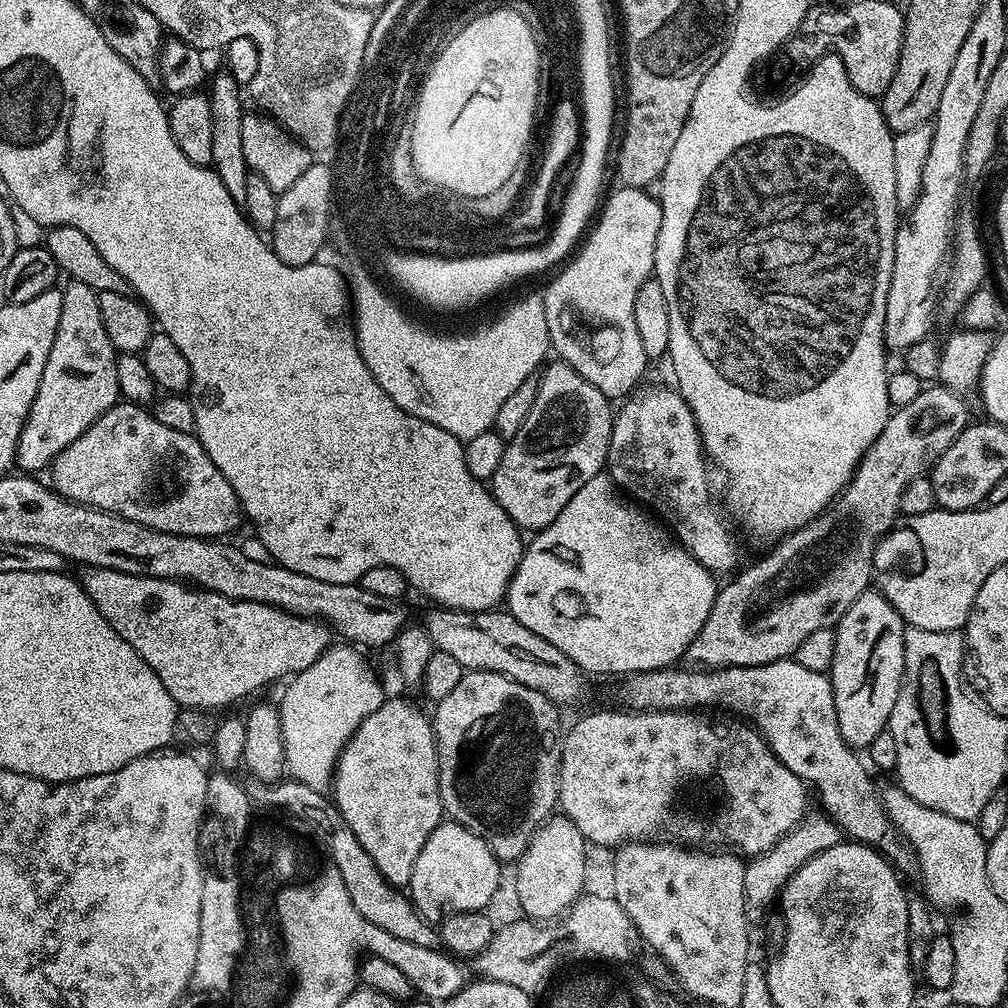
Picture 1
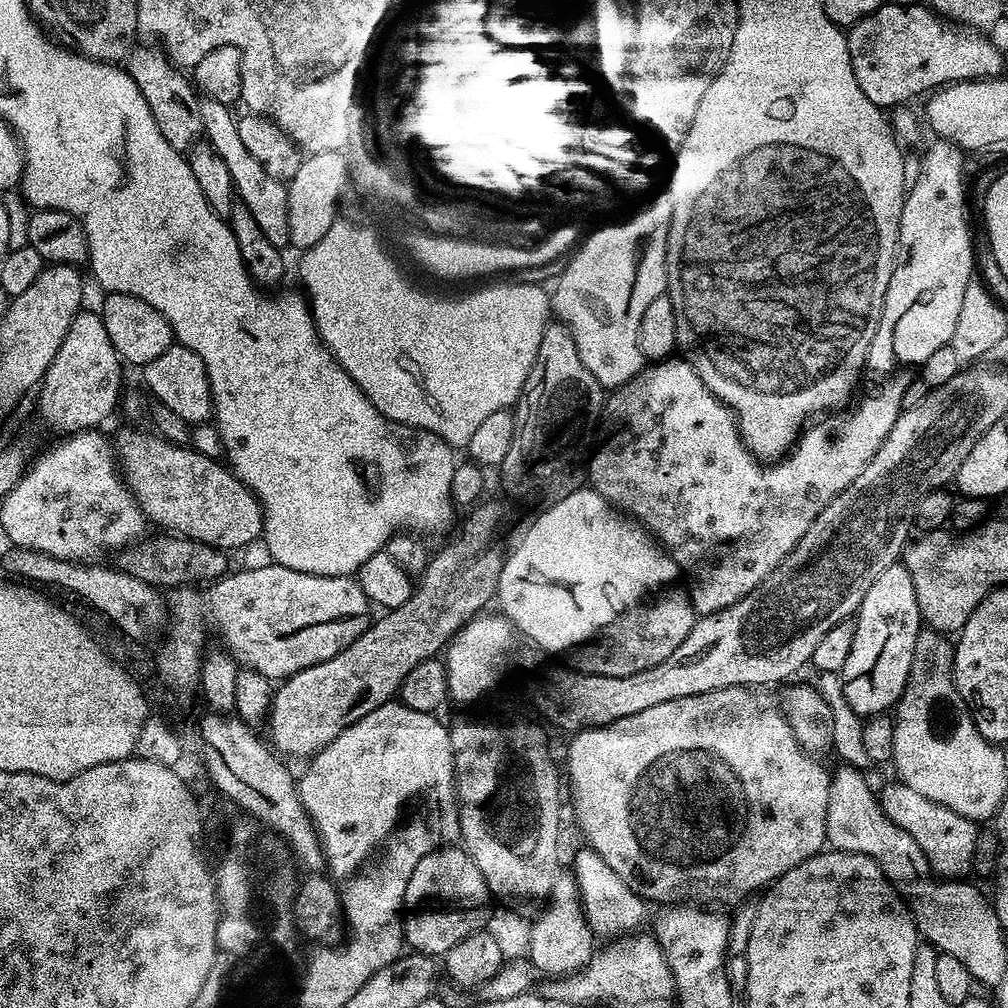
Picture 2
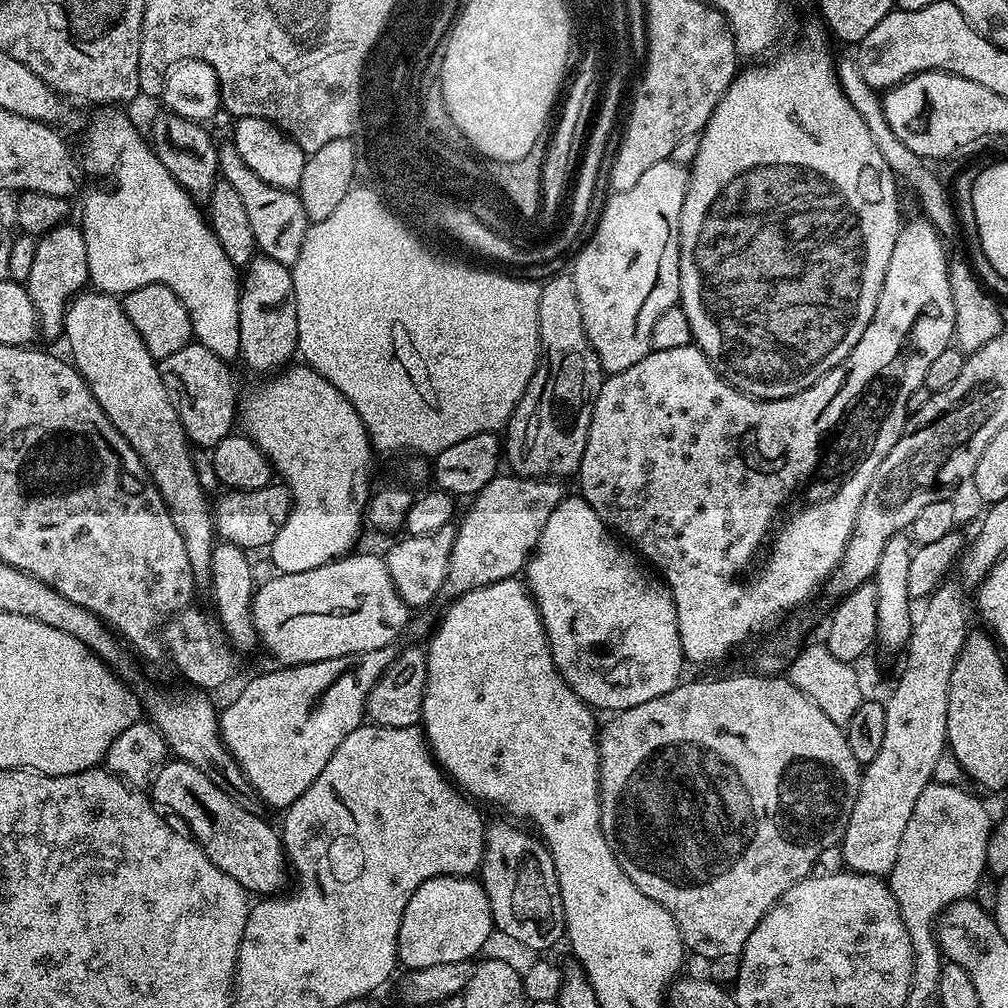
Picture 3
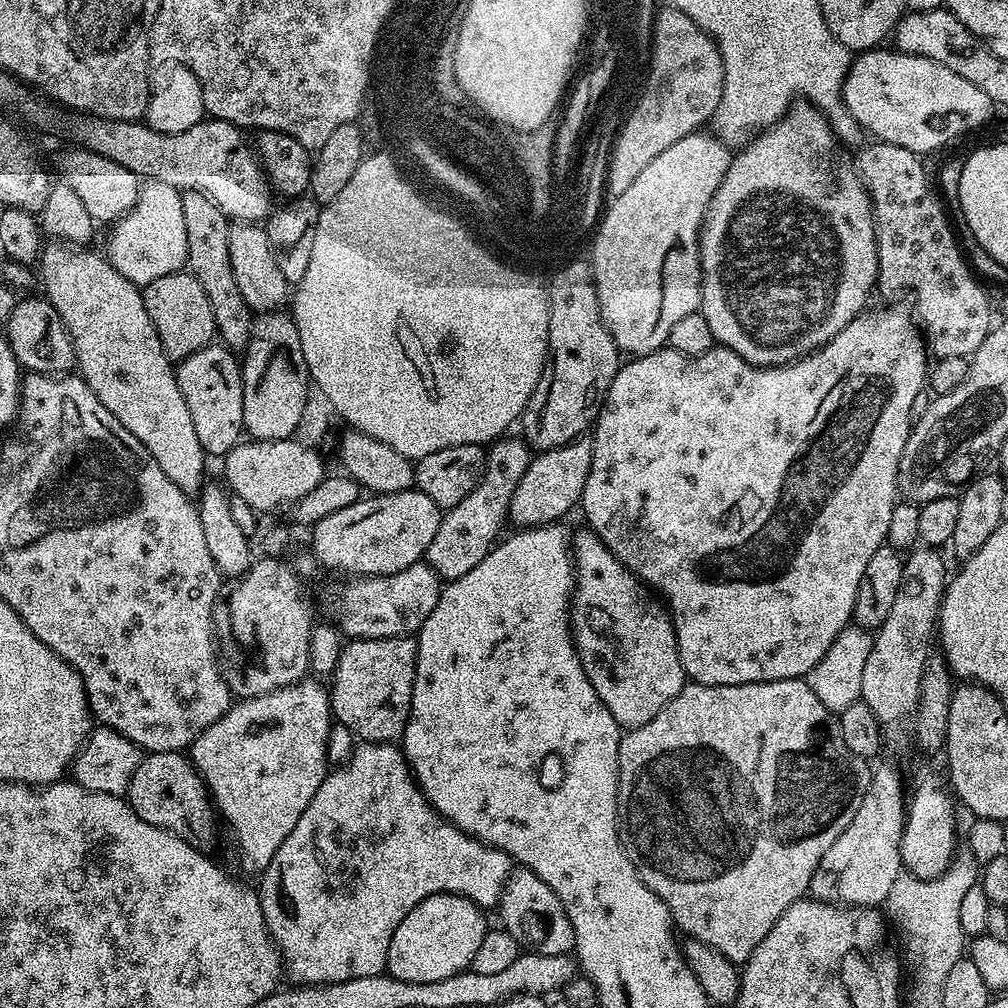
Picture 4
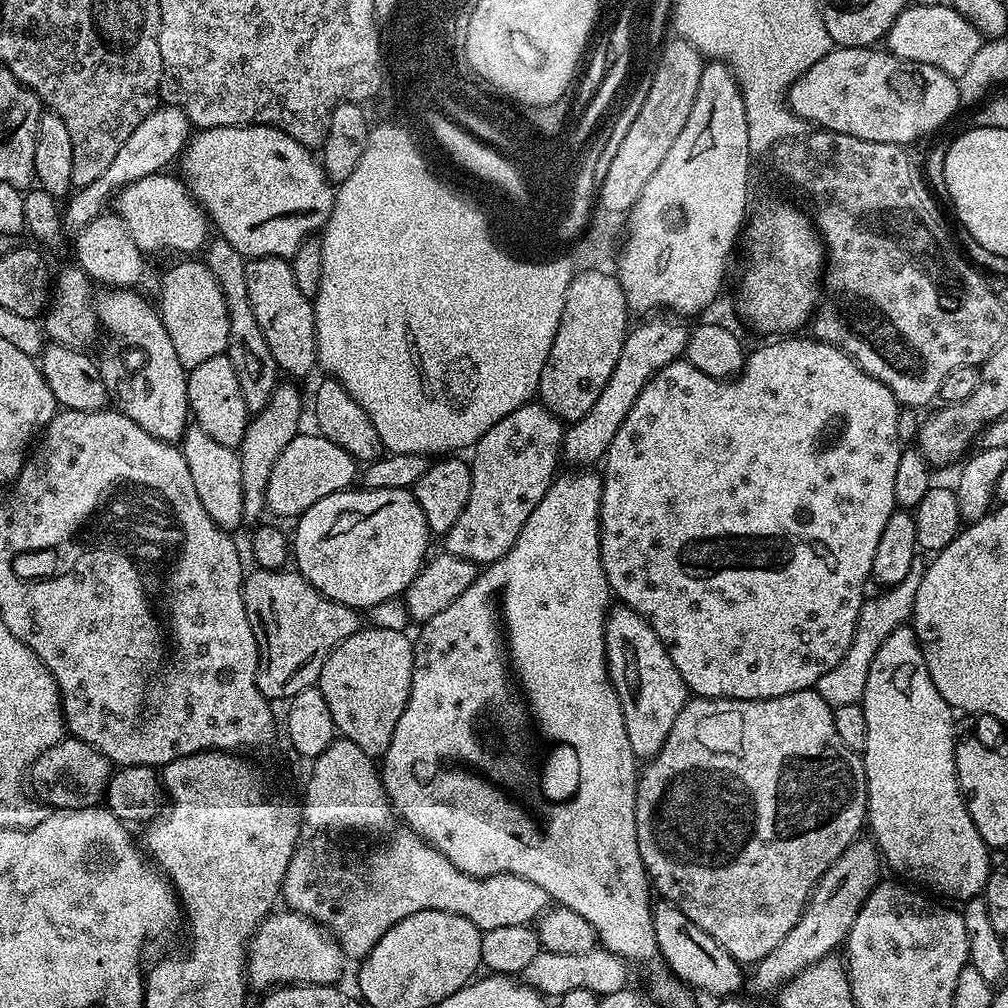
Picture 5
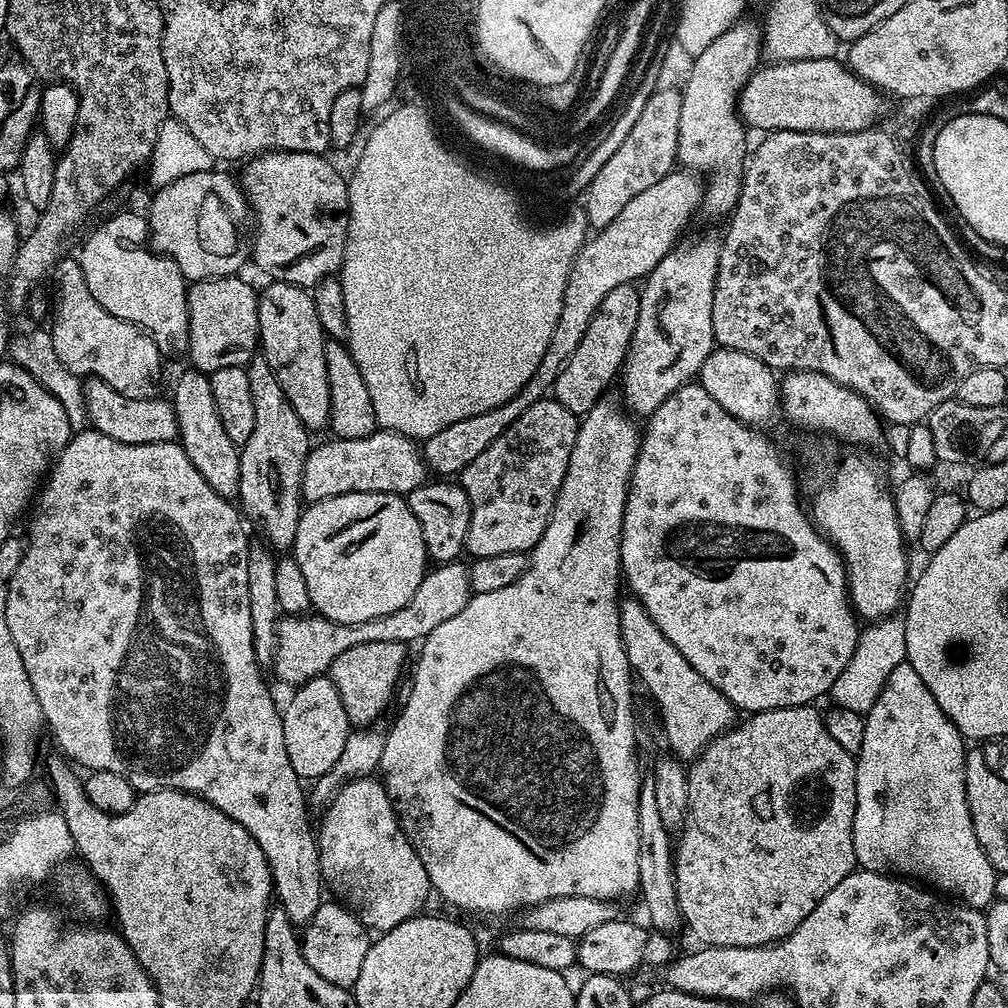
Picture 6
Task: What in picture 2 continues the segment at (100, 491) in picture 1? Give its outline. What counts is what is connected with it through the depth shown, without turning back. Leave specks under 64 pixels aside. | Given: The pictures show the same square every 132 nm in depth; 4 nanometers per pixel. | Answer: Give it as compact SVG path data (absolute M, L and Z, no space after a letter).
M136 428L122 429L114 436L114 451L132 497L155 527L157 524L165 533L179 534L221 550L242 550L250 542L261 539L264 511L260 509L260 499L236 477L231 467L225 466L220 460L206 458L206 454L191 446L172 444L163 436L149 432L139 432Z

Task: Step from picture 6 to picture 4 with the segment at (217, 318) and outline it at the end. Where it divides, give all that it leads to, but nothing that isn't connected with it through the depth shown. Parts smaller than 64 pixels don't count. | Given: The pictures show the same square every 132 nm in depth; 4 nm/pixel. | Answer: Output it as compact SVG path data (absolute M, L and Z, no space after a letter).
M181 270L162 274L162 278L154 278L154 282L143 285L142 291L146 314L150 314L150 322L154 322L154 330L158 330L162 350L166 350L169 360L184 360L194 354L194 350L202 350L217 339L210 298L206 298L206 290L198 286L198 278L194 278L191 272Z

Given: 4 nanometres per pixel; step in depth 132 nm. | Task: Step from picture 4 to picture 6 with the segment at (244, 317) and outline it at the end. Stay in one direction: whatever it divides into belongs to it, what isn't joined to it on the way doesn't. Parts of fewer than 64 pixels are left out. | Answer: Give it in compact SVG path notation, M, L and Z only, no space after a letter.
M253 359L247 365L246 371L250 378L250 398L254 398L254 422L246 436L248 441L240 448L238 504L243 515L260 527L261 534L265 536L263 539L273 549L288 550L300 530L300 483L310 451L310 432L301 424L298 414L292 409L284 388L267 360Z

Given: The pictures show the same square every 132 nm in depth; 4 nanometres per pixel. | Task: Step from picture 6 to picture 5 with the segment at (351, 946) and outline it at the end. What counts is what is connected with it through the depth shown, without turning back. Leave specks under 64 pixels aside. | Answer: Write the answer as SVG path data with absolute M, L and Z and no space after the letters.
M291 910L273 911L258 926L258 930L252 936L248 944L248 967L246 979L253 989L264 988L271 990L279 985L335 985L339 976L344 972L346 957L340 948L335 936L309 916L303 916L301 912Z

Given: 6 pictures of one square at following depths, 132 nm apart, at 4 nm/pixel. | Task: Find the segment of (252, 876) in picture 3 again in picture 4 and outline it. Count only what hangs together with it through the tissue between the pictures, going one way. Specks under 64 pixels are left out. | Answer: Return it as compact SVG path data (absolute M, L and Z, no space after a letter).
M183 751L147 753L130 778L126 799L138 818L165 828L201 850L208 850L216 836L218 813L203 778Z

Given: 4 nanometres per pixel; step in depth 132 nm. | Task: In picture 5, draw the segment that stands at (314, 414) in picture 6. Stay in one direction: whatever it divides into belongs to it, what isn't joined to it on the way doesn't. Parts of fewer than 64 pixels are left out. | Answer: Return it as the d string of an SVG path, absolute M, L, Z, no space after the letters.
M257 256L246 263L246 294L250 294L250 307L254 310L254 318L258 318L258 326L262 326L262 334L266 338L266 346L270 346L270 354L274 354L277 365L284 368L292 376L304 376L313 367L317 367L316 359L316 309L313 301L302 290L298 290L298 282L294 282L294 270L291 263L283 256Z

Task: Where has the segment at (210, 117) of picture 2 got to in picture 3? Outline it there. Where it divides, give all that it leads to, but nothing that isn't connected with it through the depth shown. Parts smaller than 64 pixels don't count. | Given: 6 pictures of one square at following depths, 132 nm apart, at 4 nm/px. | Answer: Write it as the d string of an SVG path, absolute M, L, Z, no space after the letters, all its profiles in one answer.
M230 142L225 143L218 152L220 158L219 175L223 183L234 186L243 203L250 221L250 230L254 230L254 242L263 255L274 258L274 262L292 265L298 262L298 254L302 250L302 238L306 238L306 230L310 221L306 218L306 210L302 210L302 202L295 191L270 186L270 182L262 182L246 162L242 162L242 154Z

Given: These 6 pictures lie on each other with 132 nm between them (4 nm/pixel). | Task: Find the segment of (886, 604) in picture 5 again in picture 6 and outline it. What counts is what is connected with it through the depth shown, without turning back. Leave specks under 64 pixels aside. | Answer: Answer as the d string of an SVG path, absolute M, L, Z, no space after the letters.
M899 615L865 623L860 629L854 654L850 662L846 662L846 670L842 670L842 674L838 674L838 682L834 682L830 693L831 703L837 708L867 714L874 706L886 678L890 676L890 670L905 663L905 660L906 626Z

